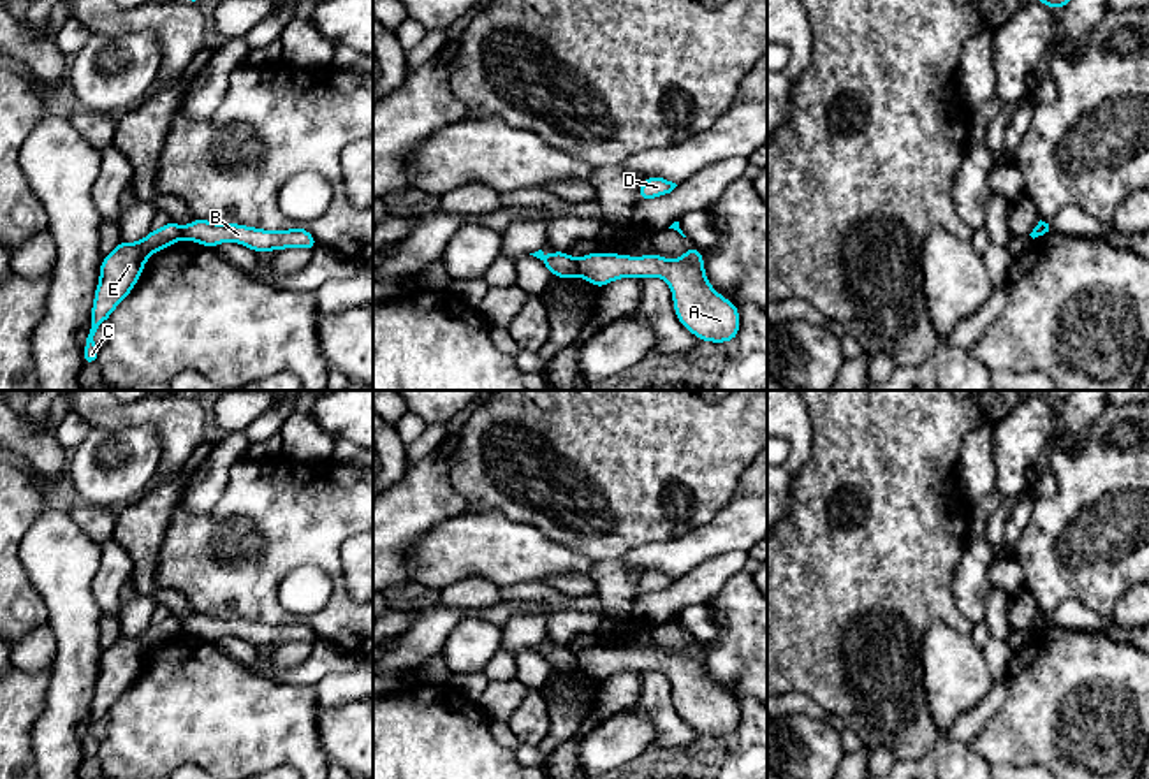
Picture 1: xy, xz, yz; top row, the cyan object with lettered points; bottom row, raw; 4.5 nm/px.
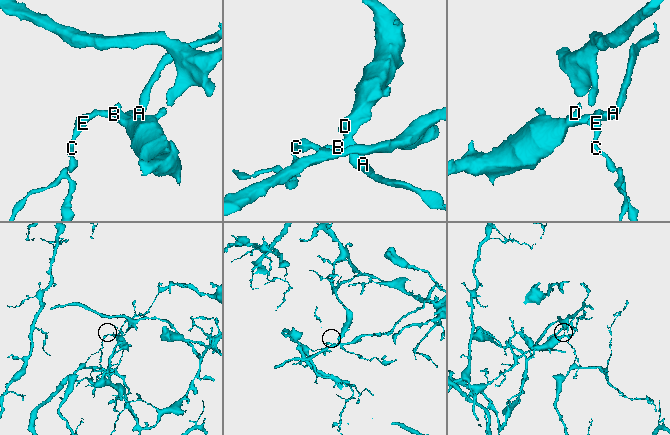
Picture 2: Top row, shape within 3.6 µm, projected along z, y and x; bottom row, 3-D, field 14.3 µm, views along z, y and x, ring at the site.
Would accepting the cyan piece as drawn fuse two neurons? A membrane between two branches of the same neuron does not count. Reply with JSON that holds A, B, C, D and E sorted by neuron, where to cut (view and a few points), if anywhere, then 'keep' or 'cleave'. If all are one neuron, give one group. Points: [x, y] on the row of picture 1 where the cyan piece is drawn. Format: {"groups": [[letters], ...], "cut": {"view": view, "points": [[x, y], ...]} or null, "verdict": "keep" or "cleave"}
{"groups": [["A", "B", "D"], ["C", "E"]], "cut": {"view": "xz", "points": [[576, 261], [579, 273]]}, "verdict": "cleave"}

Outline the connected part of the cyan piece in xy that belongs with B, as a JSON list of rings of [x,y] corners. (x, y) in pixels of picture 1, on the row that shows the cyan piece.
[[[195,218],[183,229],[183,239],[209,248],[225,241],[234,241],[257,253],[283,248],[308,248],[313,251],[318,246],[317,239],[303,227],[273,232],[239,223],[215,223],[201,218]]]

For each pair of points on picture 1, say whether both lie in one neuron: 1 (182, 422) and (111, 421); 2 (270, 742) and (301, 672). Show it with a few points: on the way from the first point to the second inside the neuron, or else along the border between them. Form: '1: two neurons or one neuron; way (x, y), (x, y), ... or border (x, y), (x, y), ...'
1: one neuron; way (164, 415), (129, 415)
2: two neurons; border (257, 672), (271, 679), (314, 686)

